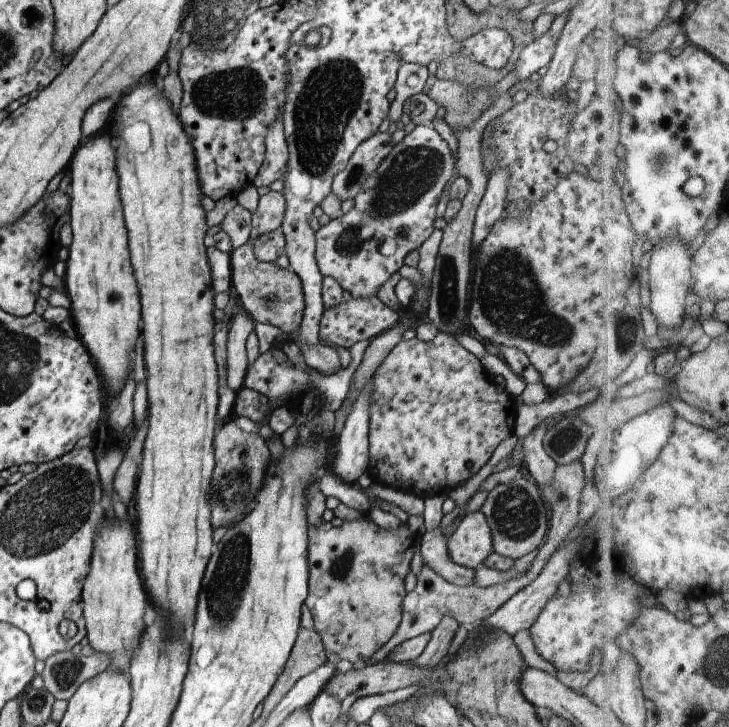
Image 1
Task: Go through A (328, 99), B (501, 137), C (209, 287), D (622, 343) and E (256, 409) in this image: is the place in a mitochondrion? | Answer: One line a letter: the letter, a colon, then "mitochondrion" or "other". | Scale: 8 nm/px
A: mitochondrion
B: other
C: other
D: mitochondrion
E: other

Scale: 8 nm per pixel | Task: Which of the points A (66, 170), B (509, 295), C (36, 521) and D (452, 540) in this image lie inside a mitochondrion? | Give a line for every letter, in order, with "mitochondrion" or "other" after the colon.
A: other
B: mitochondrion
C: mitochondrion
D: other

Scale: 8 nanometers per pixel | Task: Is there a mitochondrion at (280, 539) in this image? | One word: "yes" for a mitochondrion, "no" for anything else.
no

